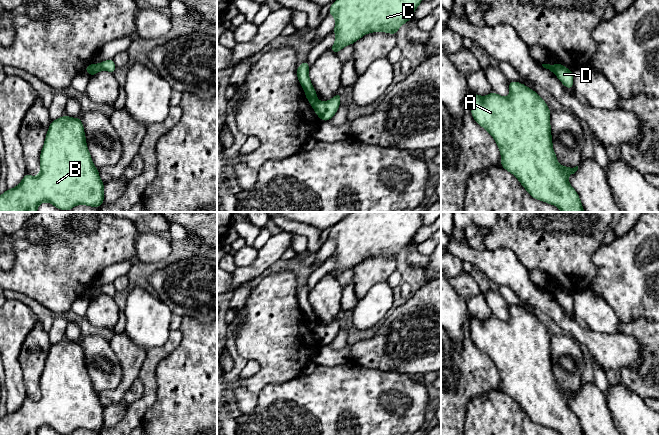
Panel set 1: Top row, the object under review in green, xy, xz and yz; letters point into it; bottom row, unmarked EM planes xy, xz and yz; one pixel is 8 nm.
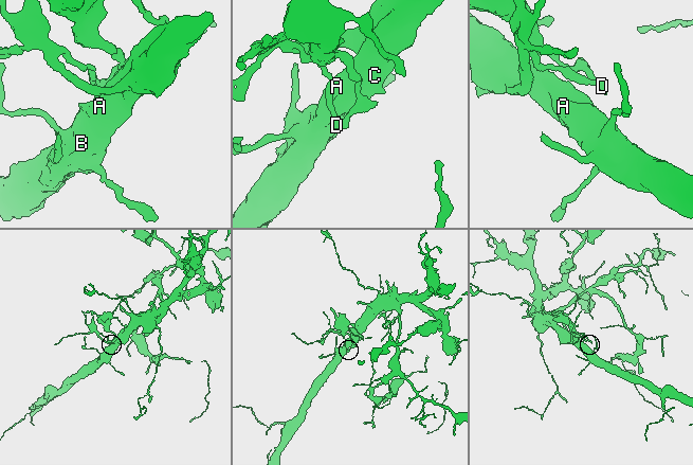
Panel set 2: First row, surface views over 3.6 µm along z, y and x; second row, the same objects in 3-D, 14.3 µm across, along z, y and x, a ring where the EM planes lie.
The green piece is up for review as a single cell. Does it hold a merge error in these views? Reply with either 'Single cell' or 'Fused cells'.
Fused cells

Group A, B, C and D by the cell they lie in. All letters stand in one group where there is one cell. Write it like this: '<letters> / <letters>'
A B C / D

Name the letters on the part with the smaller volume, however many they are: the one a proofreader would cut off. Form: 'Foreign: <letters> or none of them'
Foreign: D

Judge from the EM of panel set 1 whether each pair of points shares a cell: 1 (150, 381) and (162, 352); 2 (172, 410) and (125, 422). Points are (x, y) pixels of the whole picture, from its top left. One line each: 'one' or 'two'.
1: one
2: two

